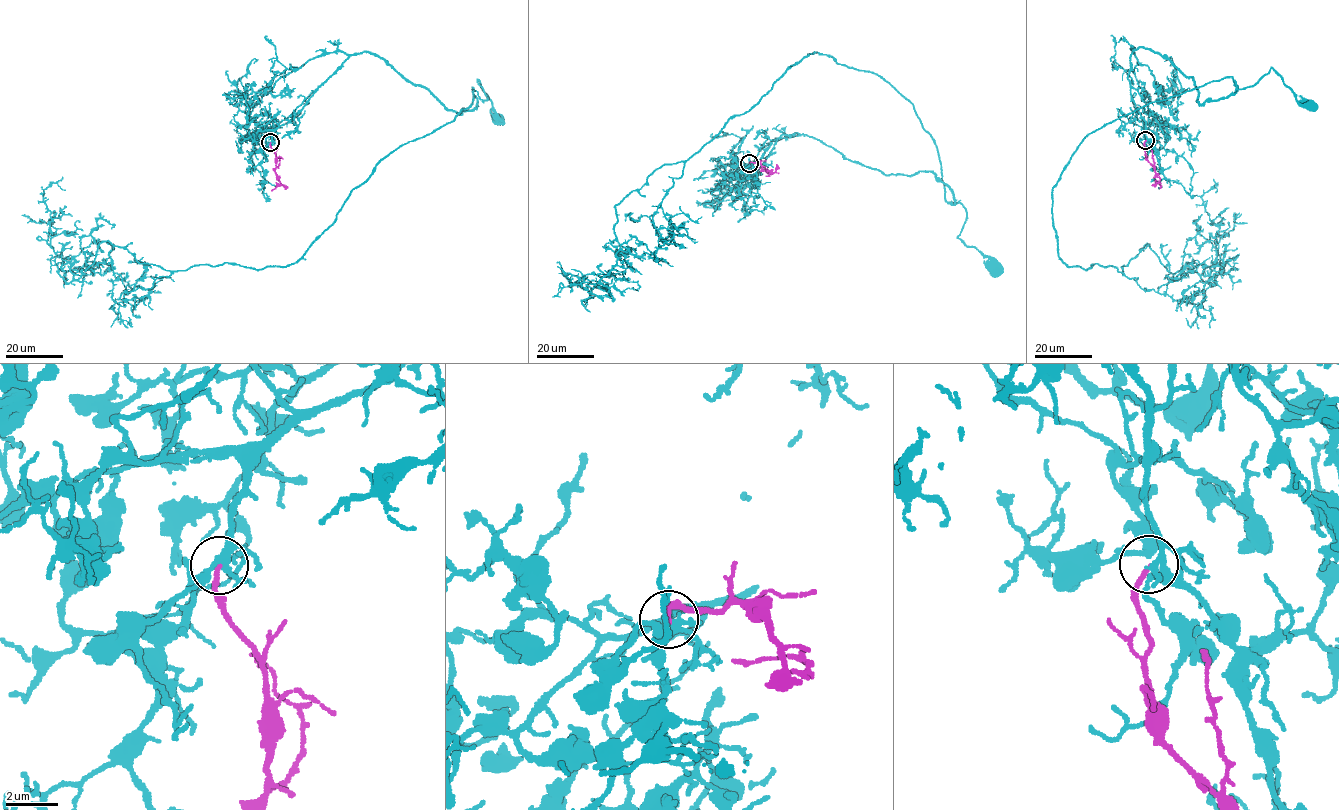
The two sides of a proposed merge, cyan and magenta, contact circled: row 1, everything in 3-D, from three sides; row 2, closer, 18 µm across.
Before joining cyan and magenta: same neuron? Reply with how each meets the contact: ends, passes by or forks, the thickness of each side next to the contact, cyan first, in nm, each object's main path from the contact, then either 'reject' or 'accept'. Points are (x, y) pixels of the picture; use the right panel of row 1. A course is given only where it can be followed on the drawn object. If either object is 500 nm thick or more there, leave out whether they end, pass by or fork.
cyan forks; magenta ends; calibres 200 and 170 nm; course cyan (1145, 140), (1127, 78), (1140, 47), (1193, 79), (1200, 104), (1271, 68), (1311, 104); course magenta (1145, 140), (1146, 159), (1154, 168), (1160, 188); accept

